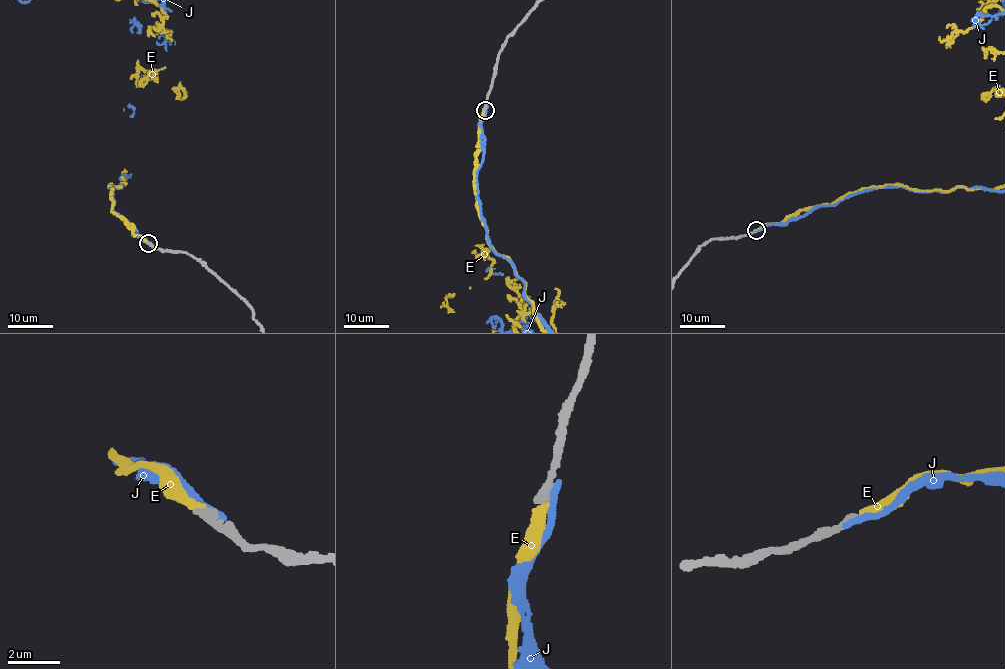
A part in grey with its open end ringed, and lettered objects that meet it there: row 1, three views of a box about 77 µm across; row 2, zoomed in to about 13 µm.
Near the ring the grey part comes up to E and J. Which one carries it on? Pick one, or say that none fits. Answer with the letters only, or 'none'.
E

